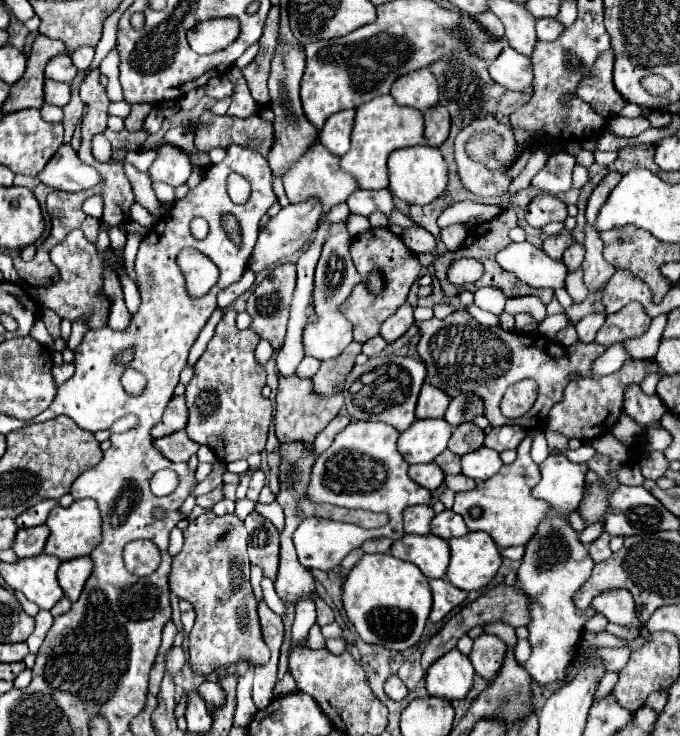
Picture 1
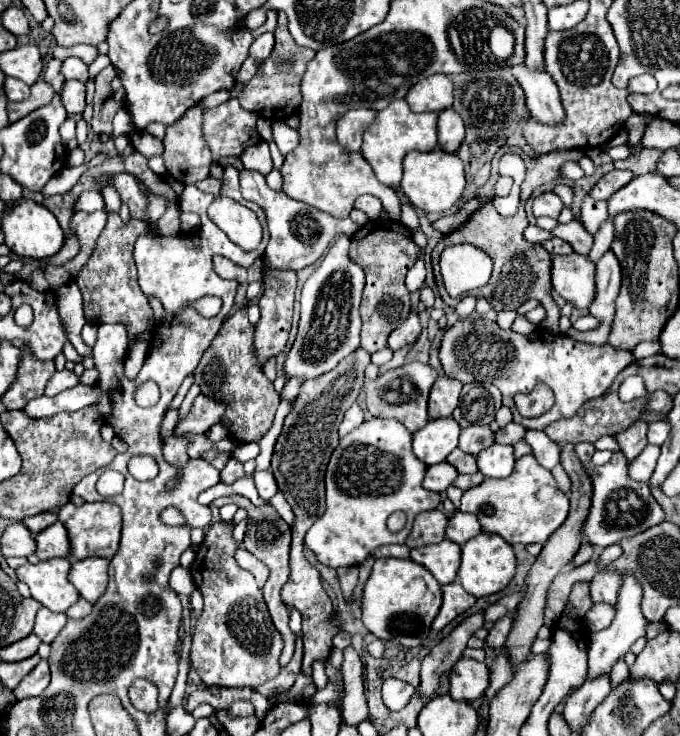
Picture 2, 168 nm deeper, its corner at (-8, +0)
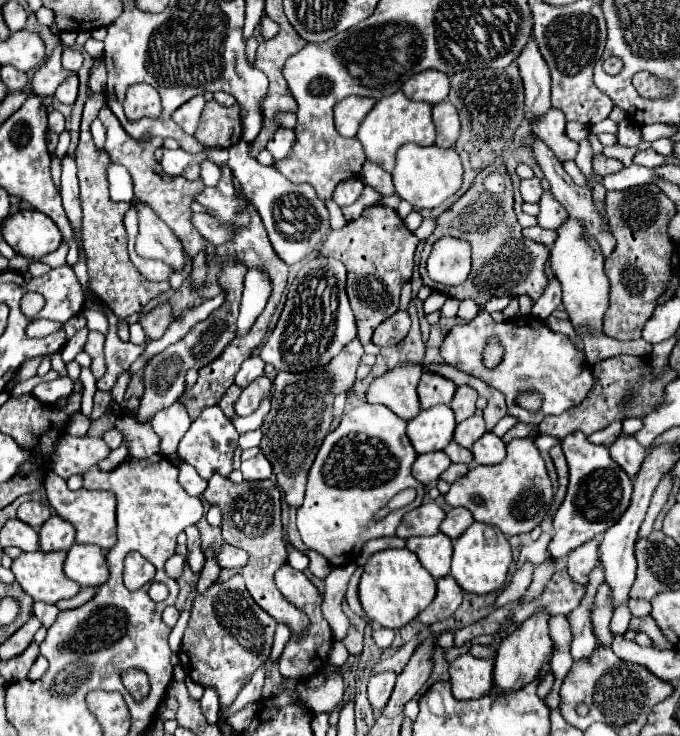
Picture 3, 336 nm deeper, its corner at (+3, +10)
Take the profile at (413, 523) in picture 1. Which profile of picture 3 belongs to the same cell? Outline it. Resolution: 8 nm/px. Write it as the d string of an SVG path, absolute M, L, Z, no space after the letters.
M434 502L422 504L416 510L404 514L400 526L396 528L398 538L412 538L412 536L432 536L438 532L440 522L444 520L444 510Z

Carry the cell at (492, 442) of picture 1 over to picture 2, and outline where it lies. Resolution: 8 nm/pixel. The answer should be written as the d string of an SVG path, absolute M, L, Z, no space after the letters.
M509 422L505 428L495 432L495 442L499 442L499 444L515 444L517 440L523 438L523 434L525 434L525 428L521 424Z

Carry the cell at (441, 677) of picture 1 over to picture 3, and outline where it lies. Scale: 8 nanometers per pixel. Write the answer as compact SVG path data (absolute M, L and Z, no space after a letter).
M462 654L450 662L450 684L452 694L458 700L480 698L492 688L492 658L476 658L472 654Z

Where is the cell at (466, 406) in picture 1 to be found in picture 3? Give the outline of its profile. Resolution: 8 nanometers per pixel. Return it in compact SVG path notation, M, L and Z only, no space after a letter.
M458 386L456 388L450 408L454 410L458 422L466 420L468 416L472 416L476 412L476 400L478 400L478 392L472 386Z

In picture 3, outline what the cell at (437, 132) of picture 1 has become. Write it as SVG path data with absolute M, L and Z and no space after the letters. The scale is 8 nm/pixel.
M440 102L432 106L432 116L436 124L436 146L450 148L460 134L458 112L450 102Z

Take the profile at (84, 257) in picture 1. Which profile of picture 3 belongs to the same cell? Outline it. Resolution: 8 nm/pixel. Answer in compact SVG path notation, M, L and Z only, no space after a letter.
M94 94L86 100L84 114L82 114L82 128L80 128L80 144L76 150L76 164L78 164L78 180L80 180L80 200L82 200L82 234L84 234L84 250L88 256L88 276L90 276L90 290L94 298L106 304L118 316L118 336L124 340L124 330L128 330L126 318L136 314L146 302L156 298L158 294L170 288L168 282L152 284L136 274L138 270L132 266L126 250L126 230L122 224L124 214L128 212L128 202L112 202L108 196L108 180L106 180L106 166L108 154L96 150L90 134L90 124L98 116L100 108L104 106L104 94Z

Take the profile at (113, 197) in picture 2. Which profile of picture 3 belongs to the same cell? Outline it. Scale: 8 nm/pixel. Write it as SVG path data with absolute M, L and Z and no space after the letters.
M98 118L91 124L91 134L94 136L96 148L98 148L100 152L104 152L104 134L106 134L106 130L104 130L104 124L102 124Z

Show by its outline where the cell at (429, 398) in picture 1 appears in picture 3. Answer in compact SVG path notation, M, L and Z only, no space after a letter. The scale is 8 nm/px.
M424 372L418 384L418 396L422 408L432 408L438 404L450 404L452 396L456 392L456 384L440 374L434 372Z

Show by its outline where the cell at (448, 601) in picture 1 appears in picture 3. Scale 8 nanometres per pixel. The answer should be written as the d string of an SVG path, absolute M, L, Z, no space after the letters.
M444 576L438 582L438 590L436 590L436 598L432 600L432 604L420 612L418 620L422 624L432 624L438 620L444 620L448 616L452 616L456 612L456 608L462 604L462 588L456 584L456 580L452 576Z

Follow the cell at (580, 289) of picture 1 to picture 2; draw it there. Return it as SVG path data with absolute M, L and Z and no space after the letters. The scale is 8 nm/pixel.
M609 216L608 219L602 223L593 237L593 247L588 256L596 263L597 260L611 247L611 243L614 239L613 218Z

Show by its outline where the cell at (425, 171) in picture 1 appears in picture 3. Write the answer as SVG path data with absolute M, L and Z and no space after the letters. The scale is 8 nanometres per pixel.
M404 144L396 154L396 166L392 170L394 188L396 194L410 202L414 208L436 208L446 198L450 198L462 184L462 162L452 148L440 148L436 144L432 146L416 146L416 144Z

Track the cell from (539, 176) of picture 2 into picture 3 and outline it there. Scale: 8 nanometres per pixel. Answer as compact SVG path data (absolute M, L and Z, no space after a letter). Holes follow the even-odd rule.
M496 158L494 164L486 166L476 176L476 180L466 190L466 194L460 196L444 214L438 216L436 230L424 242L420 254L420 276L422 277L422 282L426 286L440 286L438 292L444 292L446 296L452 296L452 298L458 298L458 300L472 298L480 308L488 300L492 300L496 296L528 294L532 298L532 302L536 302L544 294L544 286L548 286L548 278L544 280L544 262L548 260L550 250L544 248L542 244L536 244L536 242L532 242L532 240L522 236L522 228L516 222L516 214L514 214L512 206L514 206L512 180L510 180L510 174L506 170L504 158ZM490 172L500 172L502 176L506 176L506 192L504 194L488 194L484 190L482 180ZM442 236L454 236L454 238L468 240L470 246L472 246L472 272L470 272L468 280L464 284L460 284L460 286L436 284L428 276L426 269L428 254L432 250L432 244L436 240L440 240Z

